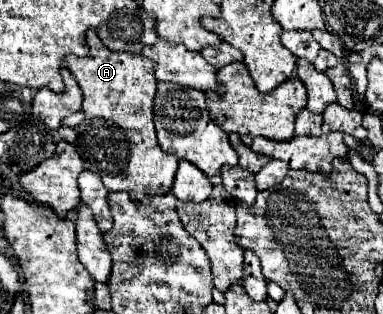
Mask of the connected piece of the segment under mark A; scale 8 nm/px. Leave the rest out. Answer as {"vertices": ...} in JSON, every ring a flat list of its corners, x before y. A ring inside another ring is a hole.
{"vertices":[[94,30,86,36,90,52,84,58,78,56,66,56,66,68,72,72,72,76,78,80,82,92,84,92,84,122,76,128,78,140,76,150,80,152,84,160,84,168,90,172,98,172,102,176,104,186,110,192,128,192,130,200,142,202,144,198,156,196,156,194,168,194,174,182,174,174,178,170,178,158,164,154,158,146,156,132,154,132,154,120,152,120,152,102,156,94,156,78,154,78,154,62,142,54,130,54,129,52,112,52,108,50,98,34]]}

